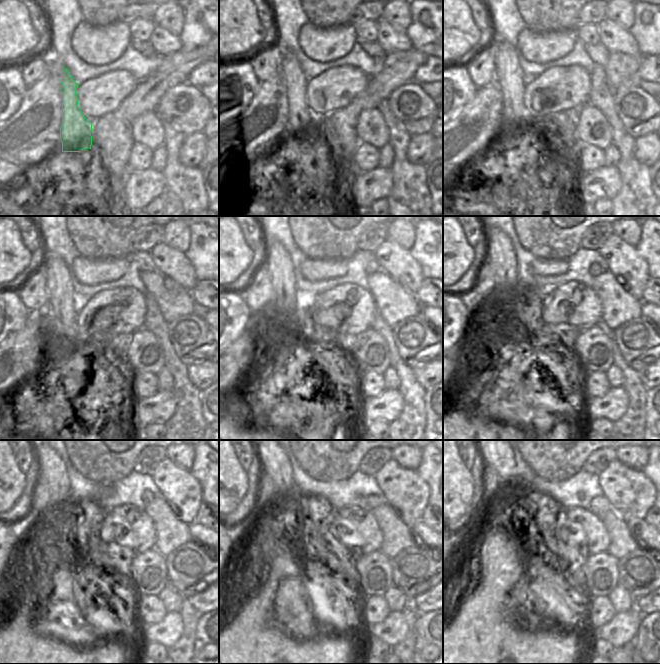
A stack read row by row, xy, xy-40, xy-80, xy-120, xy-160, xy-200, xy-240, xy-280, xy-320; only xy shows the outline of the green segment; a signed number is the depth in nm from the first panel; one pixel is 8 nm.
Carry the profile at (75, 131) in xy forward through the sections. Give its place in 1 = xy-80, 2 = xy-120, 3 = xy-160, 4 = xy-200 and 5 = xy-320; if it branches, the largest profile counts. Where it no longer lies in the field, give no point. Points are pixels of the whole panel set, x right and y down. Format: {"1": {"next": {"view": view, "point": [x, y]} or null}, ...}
{"1": {"next": {"view": "xy-80", "point": [510, 78]}}, "2": {"next": {"view": "xy-120", "point": [63, 308]}}, "3": {"next": {"view": "xy-160", "point": [288, 302]}}, "4": {"next": {"view": "xy-200", "point": [500, 252]}}, "5": {"next": {"view": "xy-320", "point": [501, 460]}}}

